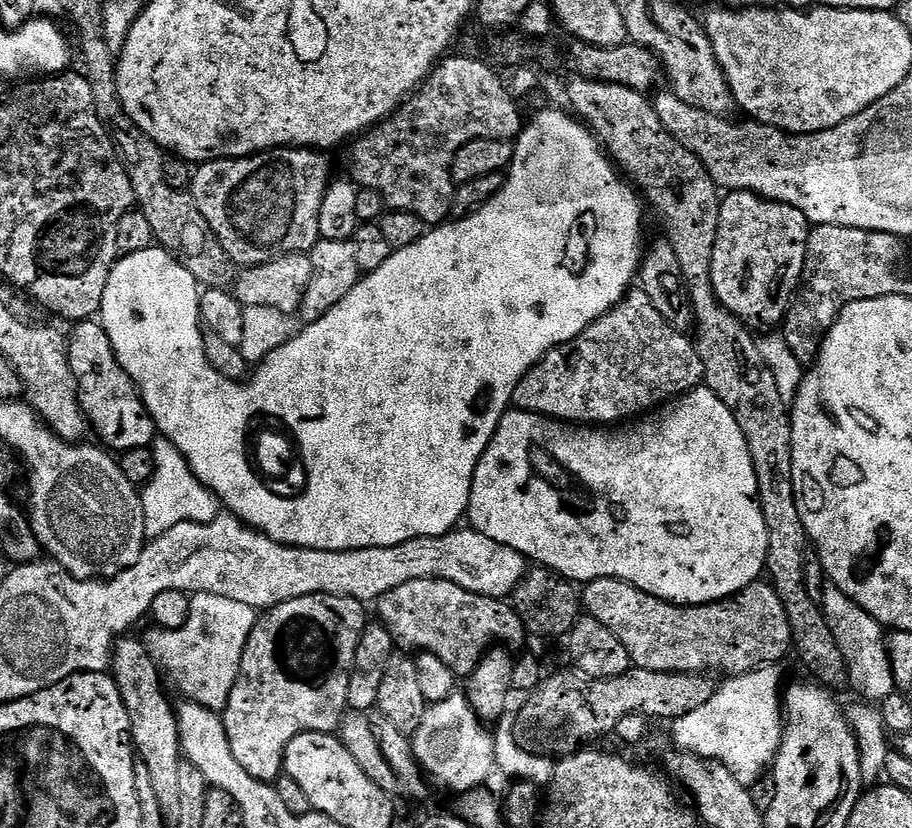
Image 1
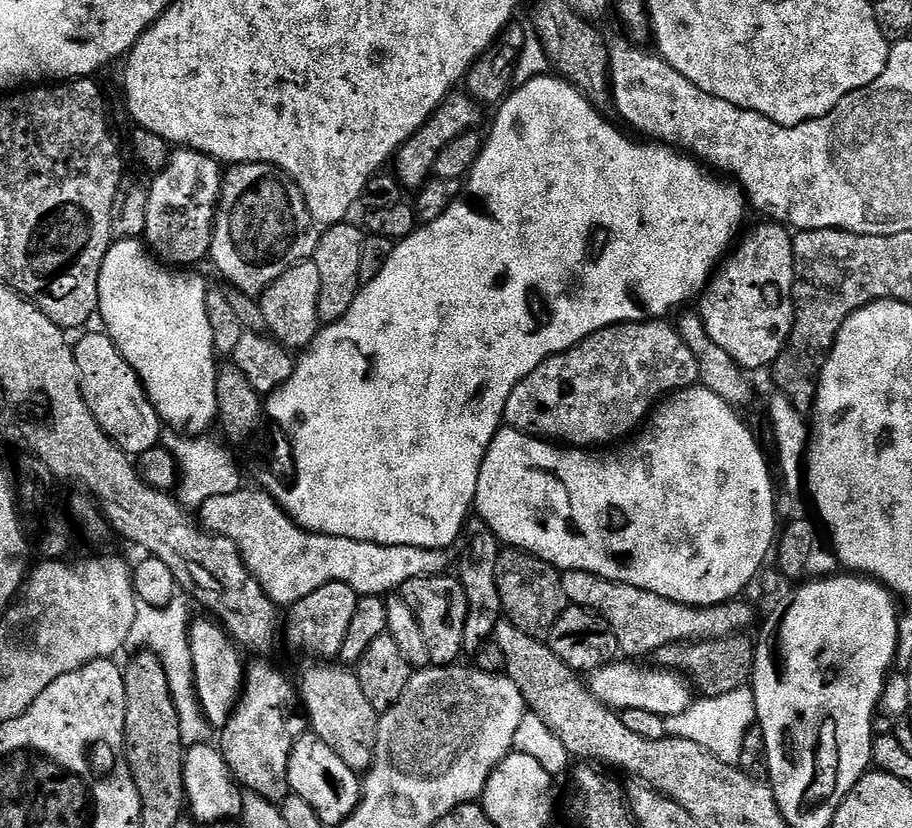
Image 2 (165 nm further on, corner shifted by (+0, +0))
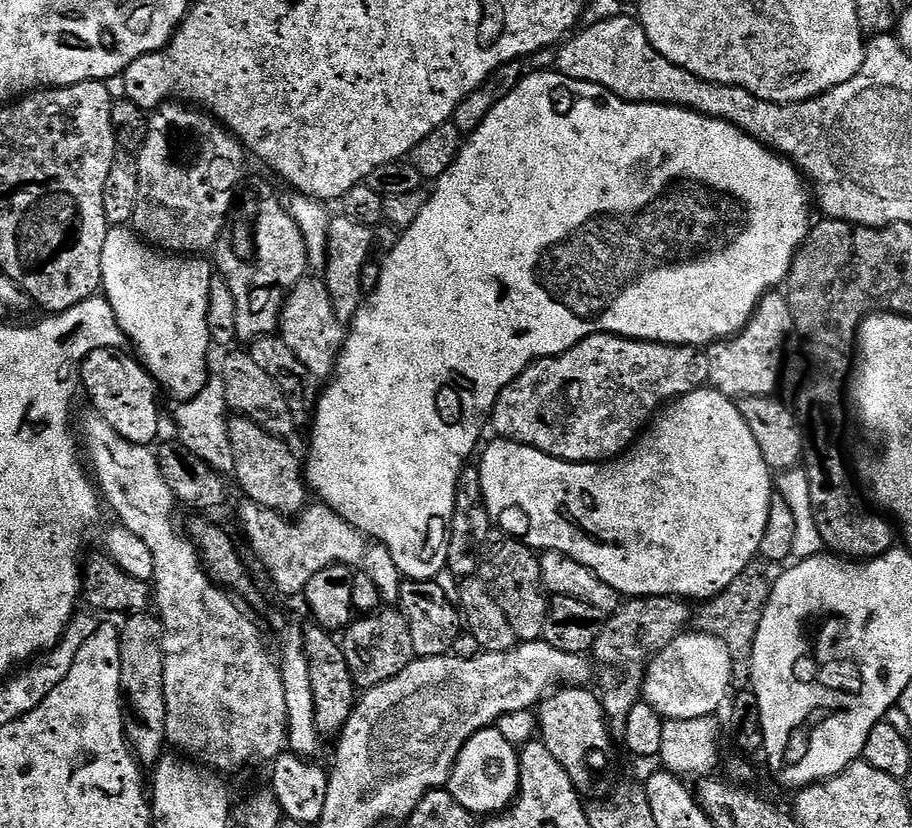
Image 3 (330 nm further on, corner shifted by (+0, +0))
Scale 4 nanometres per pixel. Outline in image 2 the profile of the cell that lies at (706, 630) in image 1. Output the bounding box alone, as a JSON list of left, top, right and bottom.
[561,572,752,658]

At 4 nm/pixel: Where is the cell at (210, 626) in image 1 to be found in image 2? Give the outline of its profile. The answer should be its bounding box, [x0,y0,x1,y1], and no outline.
[128,598,214,746]

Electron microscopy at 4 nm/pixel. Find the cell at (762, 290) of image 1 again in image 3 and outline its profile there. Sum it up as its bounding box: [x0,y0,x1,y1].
[706,290,793,401]

